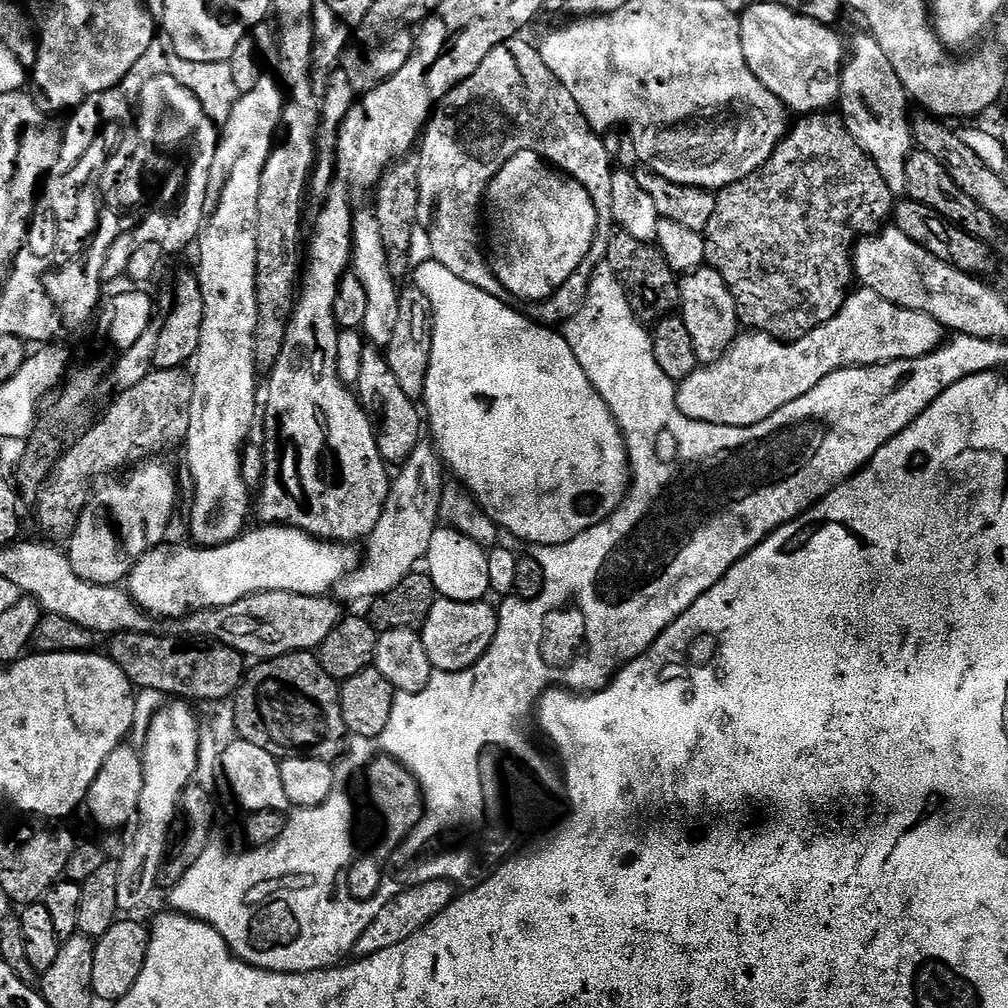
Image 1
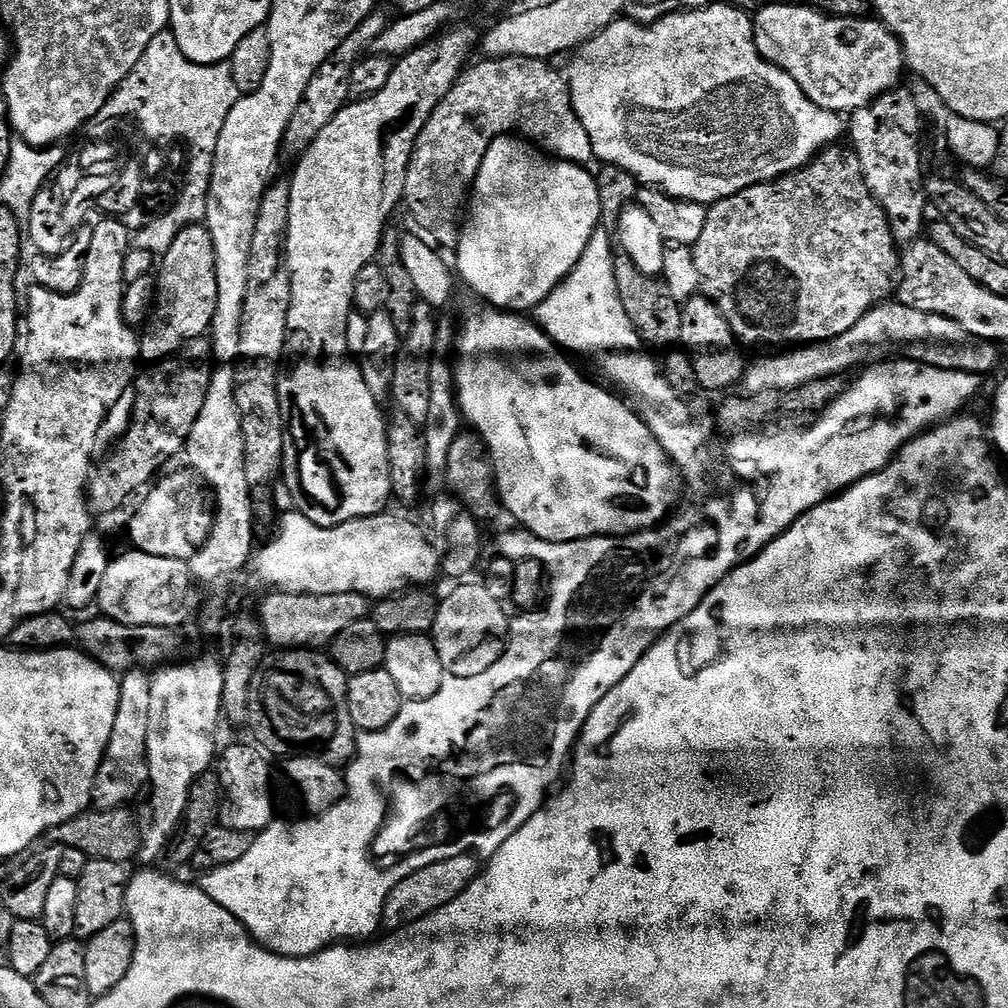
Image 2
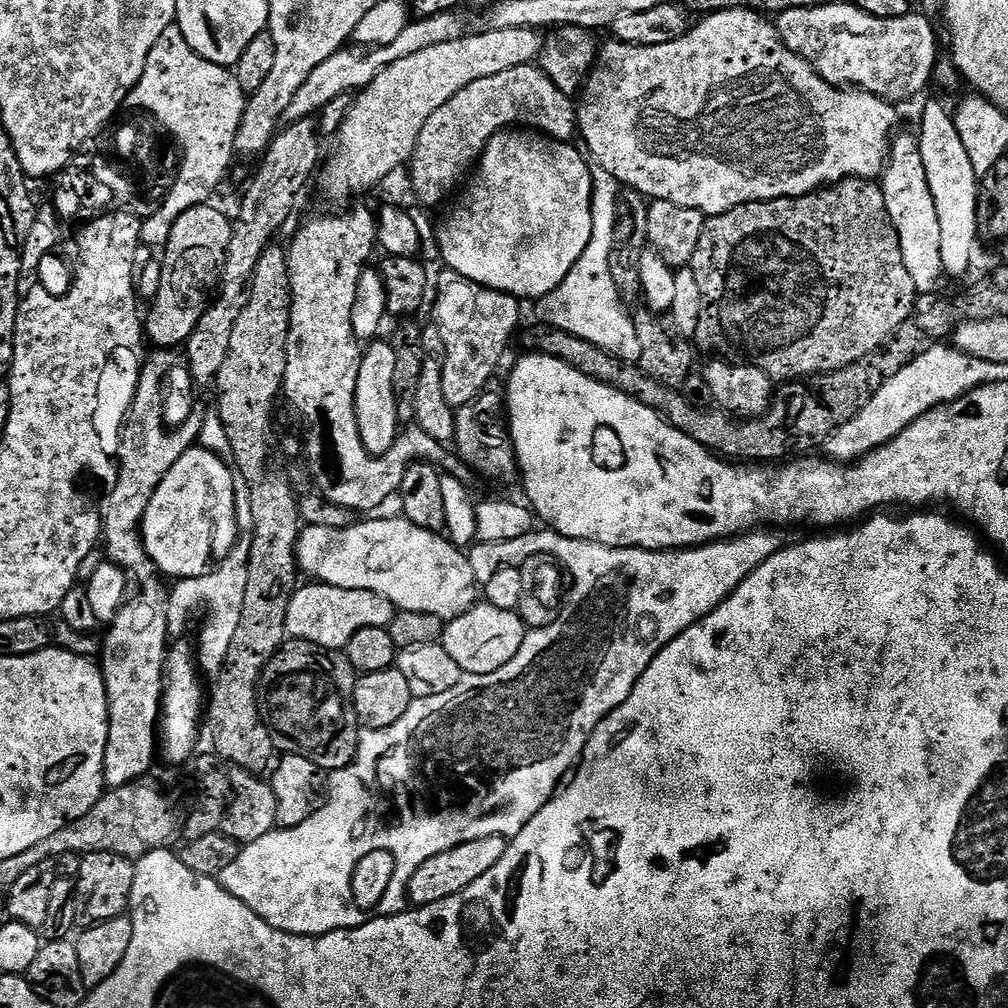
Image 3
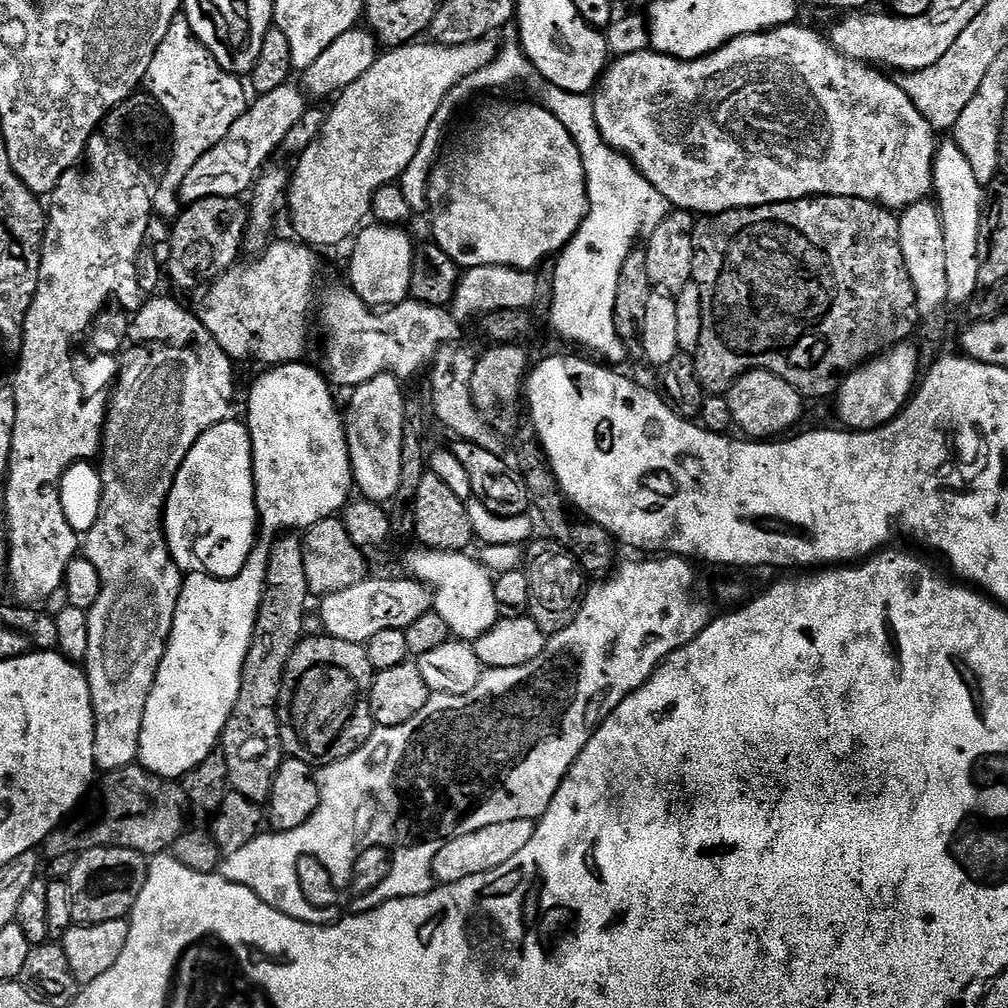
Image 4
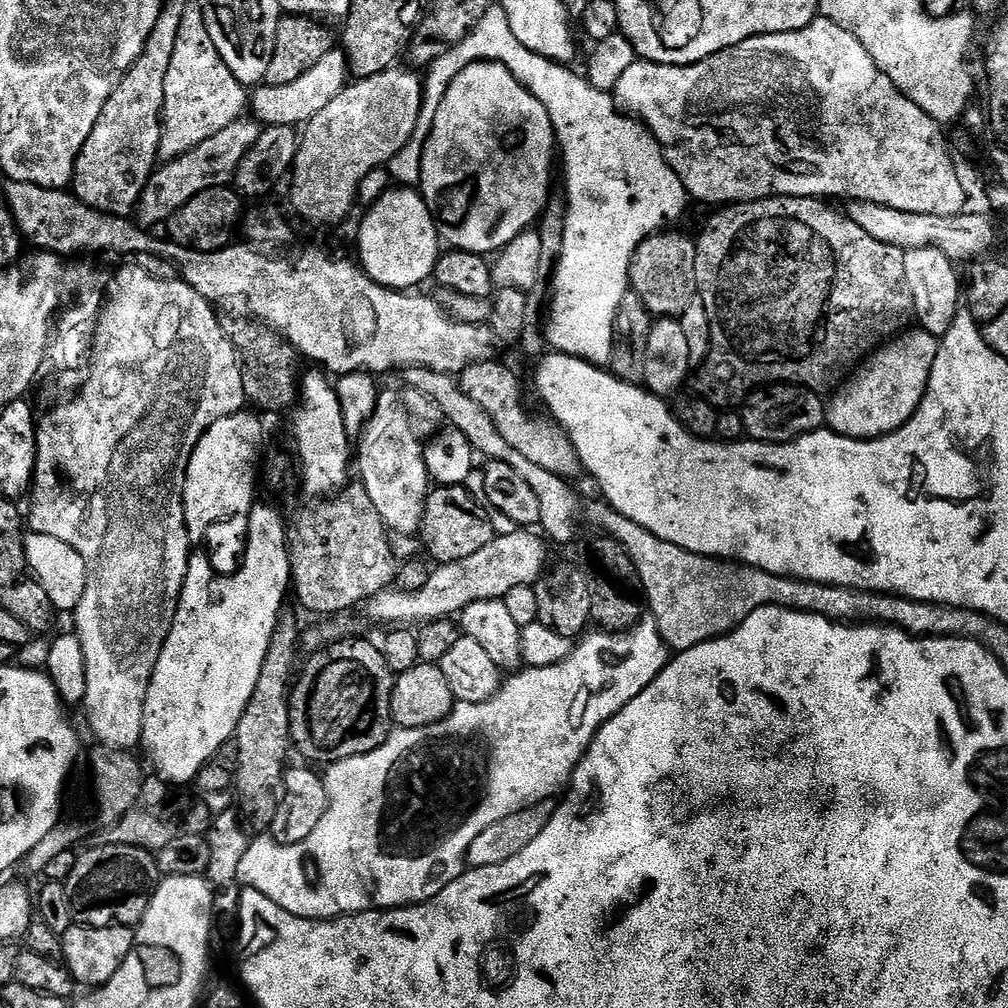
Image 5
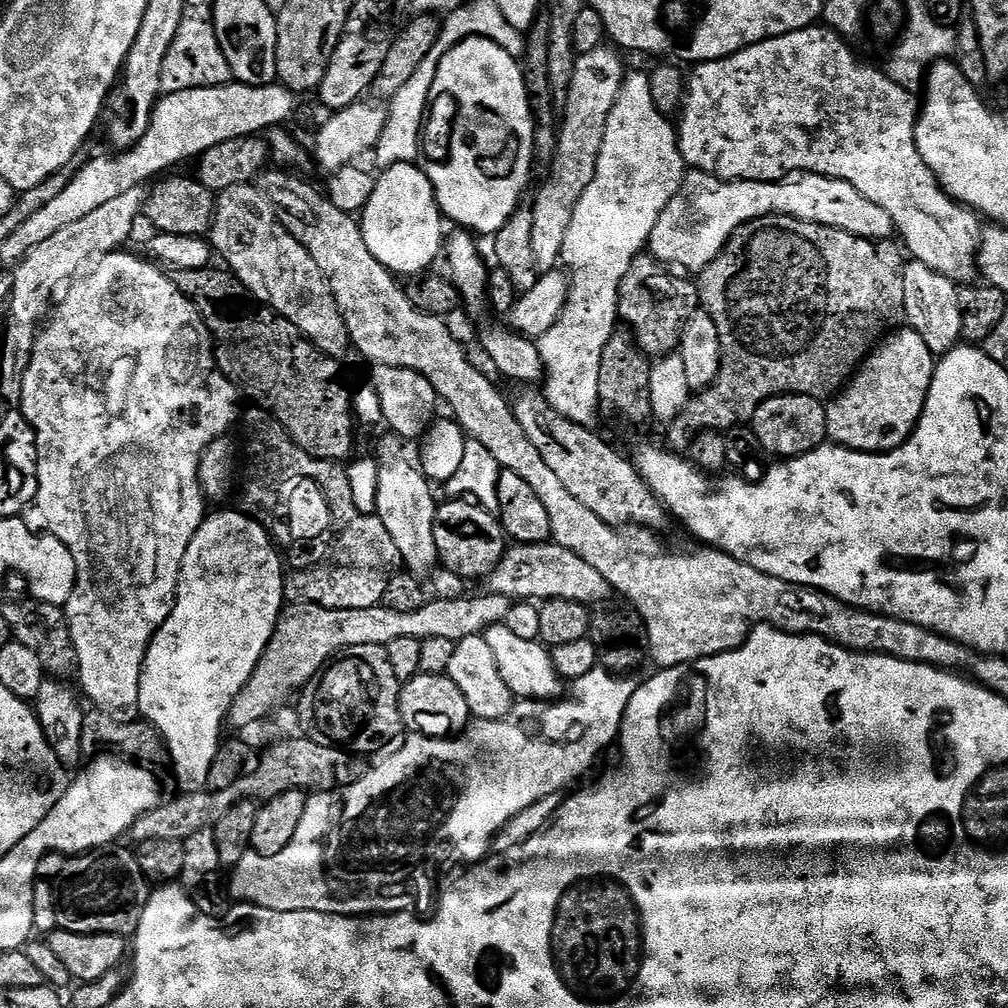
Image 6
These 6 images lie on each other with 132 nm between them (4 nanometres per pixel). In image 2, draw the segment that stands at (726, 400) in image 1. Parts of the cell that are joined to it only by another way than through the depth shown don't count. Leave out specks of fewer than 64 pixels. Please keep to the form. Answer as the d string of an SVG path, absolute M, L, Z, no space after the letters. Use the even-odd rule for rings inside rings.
M881 302L857 324L850 326L846 334L838 334L838 338L830 338L820 344L796 346L781 354L768 354L765 360L756 360L753 364L751 361L745 367L742 388L750 396L763 392L789 392L806 382L840 376L851 368L859 369L883 361L893 354L935 368L985 374L999 362L999 351L1001 349L993 341L970 334L950 318L914 310L899 302Z

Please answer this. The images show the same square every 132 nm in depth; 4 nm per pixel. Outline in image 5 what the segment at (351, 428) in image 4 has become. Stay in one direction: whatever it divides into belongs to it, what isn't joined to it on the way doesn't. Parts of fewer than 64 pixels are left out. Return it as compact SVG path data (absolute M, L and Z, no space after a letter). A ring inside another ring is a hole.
M381 391L374 406L373 416L366 422L358 437L360 443L360 476L366 486L366 494L370 494L370 508L375 515L382 518L385 529L389 533L401 532L415 537L420 530L424 517L424 503L430 491L430 477L424 461L424 444L410 430L410 414L404 405L404 397L398 391Z

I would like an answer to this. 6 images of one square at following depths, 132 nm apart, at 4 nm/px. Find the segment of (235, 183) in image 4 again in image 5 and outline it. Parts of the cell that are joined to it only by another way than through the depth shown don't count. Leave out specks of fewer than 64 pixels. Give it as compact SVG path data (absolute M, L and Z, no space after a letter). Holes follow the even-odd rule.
M241 118L235 120L226 130L214 134L214 138L206 138L194 150L182 154L177 160L161 163L156 171L152 173L140 196L134 220L140 228L145 230L155 229L154 226L167 223L169 217L177 212L190 198L202 194L211 188L222 188L231 185L236 179L236 171L242 162L244 155L258 142L261 125L252 118Z

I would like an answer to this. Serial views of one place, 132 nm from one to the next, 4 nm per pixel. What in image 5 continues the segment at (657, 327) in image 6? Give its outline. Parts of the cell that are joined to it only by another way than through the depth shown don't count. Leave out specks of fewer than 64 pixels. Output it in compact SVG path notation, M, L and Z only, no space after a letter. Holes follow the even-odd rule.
M661 230L655 236L647 236L638 246L628 271L631 291L642 298L642 306L646 306L646 310L654 318L680 318L698 296L694 270L696 240L683 236L680 232L668 231Z

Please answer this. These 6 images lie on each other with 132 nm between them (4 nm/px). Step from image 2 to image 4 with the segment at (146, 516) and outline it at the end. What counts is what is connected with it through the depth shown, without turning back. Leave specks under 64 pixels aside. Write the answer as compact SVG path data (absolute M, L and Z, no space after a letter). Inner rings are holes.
M226 419L194 442L164 507L164 537L181 573L205 572L229 580L246 566L258 539L252 434L247 423Z

